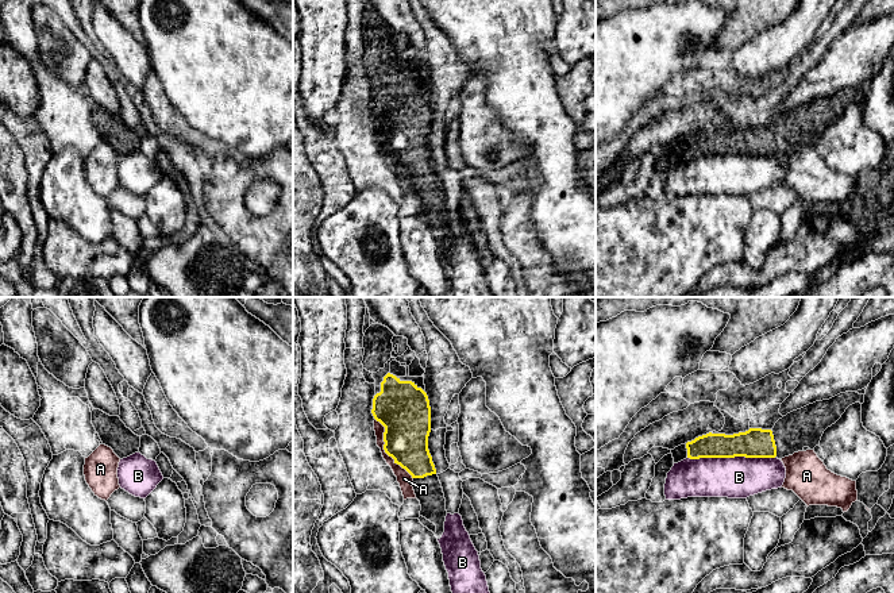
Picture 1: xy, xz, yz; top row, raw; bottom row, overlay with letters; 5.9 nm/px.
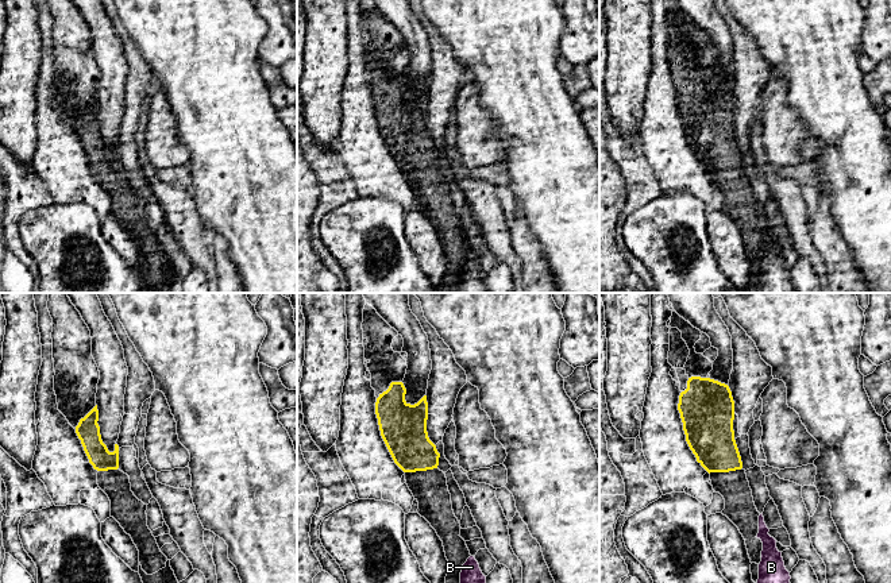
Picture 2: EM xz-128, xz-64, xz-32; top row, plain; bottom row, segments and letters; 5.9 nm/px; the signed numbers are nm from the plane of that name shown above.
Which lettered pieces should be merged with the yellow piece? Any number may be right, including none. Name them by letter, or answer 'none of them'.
none of them

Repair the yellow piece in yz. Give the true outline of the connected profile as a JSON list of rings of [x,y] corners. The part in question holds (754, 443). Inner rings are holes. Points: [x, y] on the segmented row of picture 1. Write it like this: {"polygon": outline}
{"polygon": [[[845,392],[787,413],[772,430],[750,428],[733,435],[709,432],[686,443],[687,458],[782,459],[805,447],[813,450],[820,444],[824,431],[855,403],[863,404],[864,394]]]}

